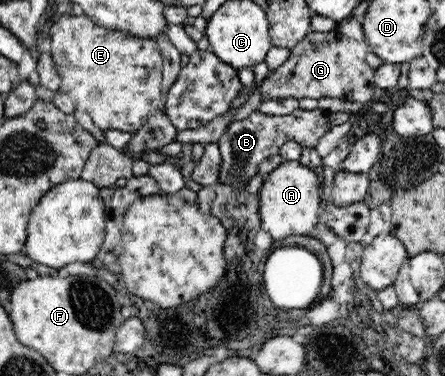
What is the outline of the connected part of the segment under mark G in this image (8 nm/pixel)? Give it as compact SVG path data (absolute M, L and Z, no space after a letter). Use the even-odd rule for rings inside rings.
M350 16L336 22L336 26L327 32L311 30L302 42L288 52L288 58L267 74L258 86L261 94L260 104L267 100L283 98L339 98L353 103L369 102L378 88L375 84L375 70L366 63L366 54L370 52L363 24Z

